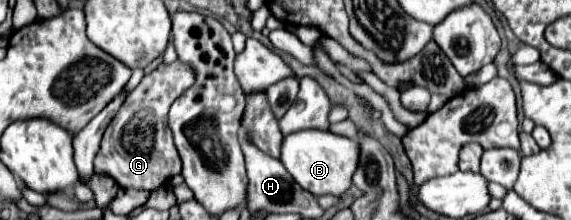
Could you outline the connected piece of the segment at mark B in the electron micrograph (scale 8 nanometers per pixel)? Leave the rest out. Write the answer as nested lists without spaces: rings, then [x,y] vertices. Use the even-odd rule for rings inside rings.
[[[302,130],[284,136],[278,160],[290,172],[290,176],[294,176],[294,180],[310,194],[342,196],[350,188],[352,174],[358,166],[358,144],[356,140],[332,134],[328,130]]]

